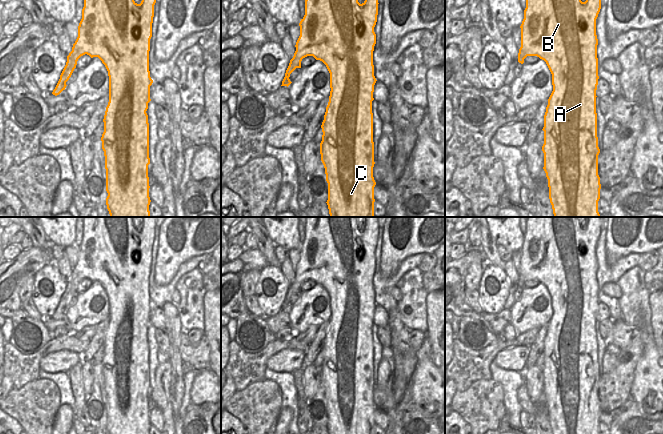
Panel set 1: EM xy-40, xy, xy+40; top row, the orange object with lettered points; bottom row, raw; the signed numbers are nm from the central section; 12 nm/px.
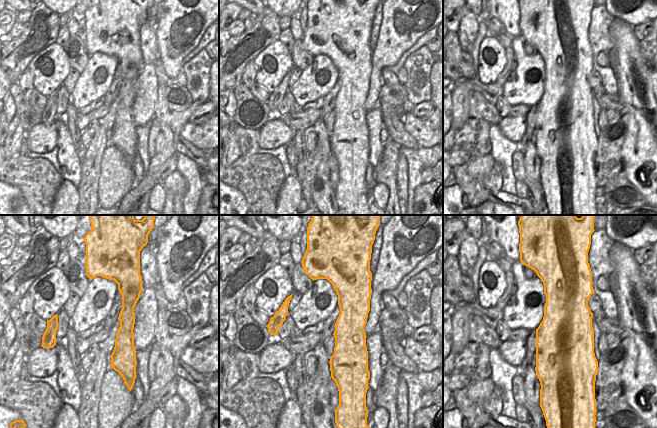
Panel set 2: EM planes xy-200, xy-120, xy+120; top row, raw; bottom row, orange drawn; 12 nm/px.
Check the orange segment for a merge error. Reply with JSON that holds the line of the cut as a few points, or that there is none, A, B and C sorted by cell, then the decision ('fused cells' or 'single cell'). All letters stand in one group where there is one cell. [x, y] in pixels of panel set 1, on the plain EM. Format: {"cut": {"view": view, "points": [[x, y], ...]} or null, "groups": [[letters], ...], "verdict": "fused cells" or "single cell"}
{"cut": null, "groups": [["A", "B", "C"]], "verdict": "single cell"}

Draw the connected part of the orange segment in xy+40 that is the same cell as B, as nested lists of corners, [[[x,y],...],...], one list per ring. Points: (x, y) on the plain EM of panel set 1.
[[[528,217],[526,222],[526,232],[524,234],[524,243],[521,252],[521,271],[518,277],[518,286],[523,288],[527,280],[537,280],[544,284],[552,298],[553,315],[548,323],[548,329],[544,339],[544,368],[542,375],[544,377],[544,395],[548,403],[549,423],[553,434],[598,434],[598,425],[600,423],[600,401],[598,399],[598,371],[597,361],[597,337],[596,337],[596,314],[598,309],[598,282],[596,259],[596,243],[601,233],[600,217],[585,217],[588,219],[585,226],[581,225],[580,217]]]

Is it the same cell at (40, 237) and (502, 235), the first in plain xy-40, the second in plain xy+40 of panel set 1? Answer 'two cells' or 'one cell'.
two cells

